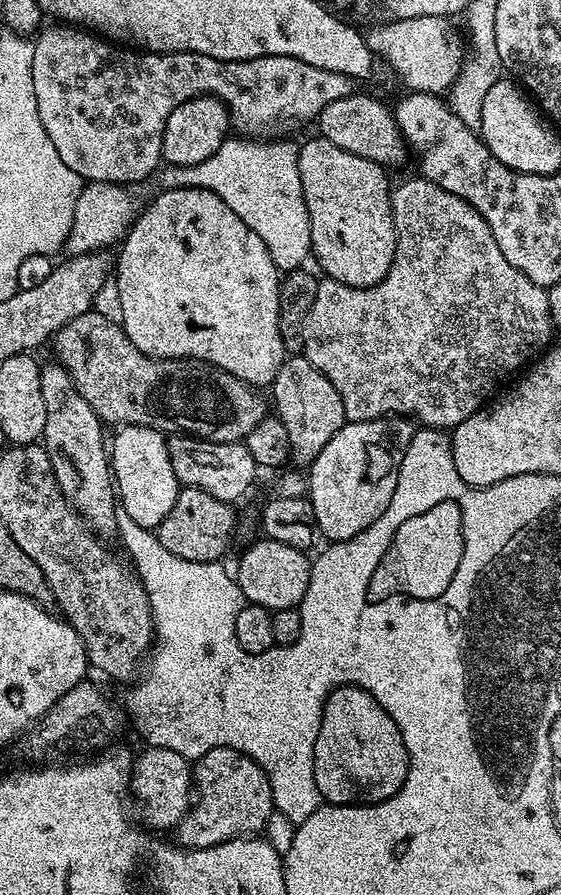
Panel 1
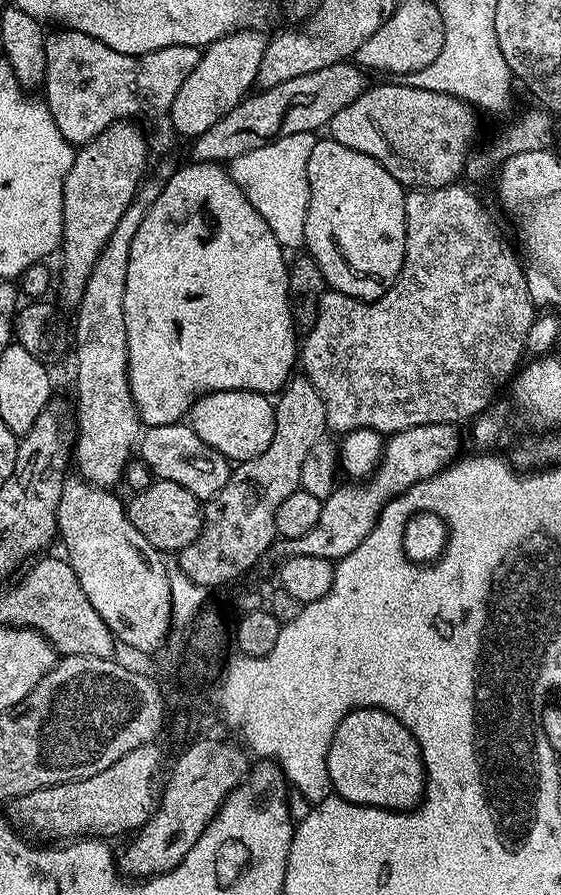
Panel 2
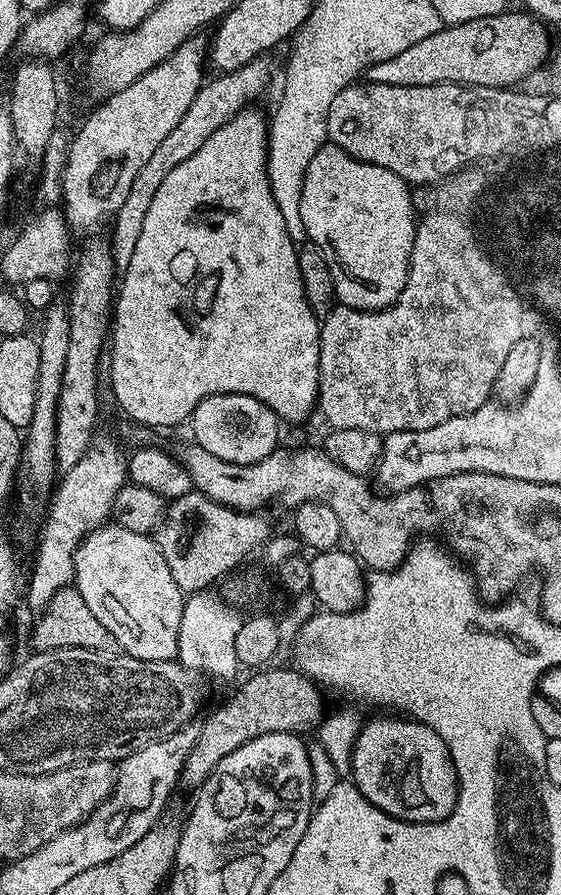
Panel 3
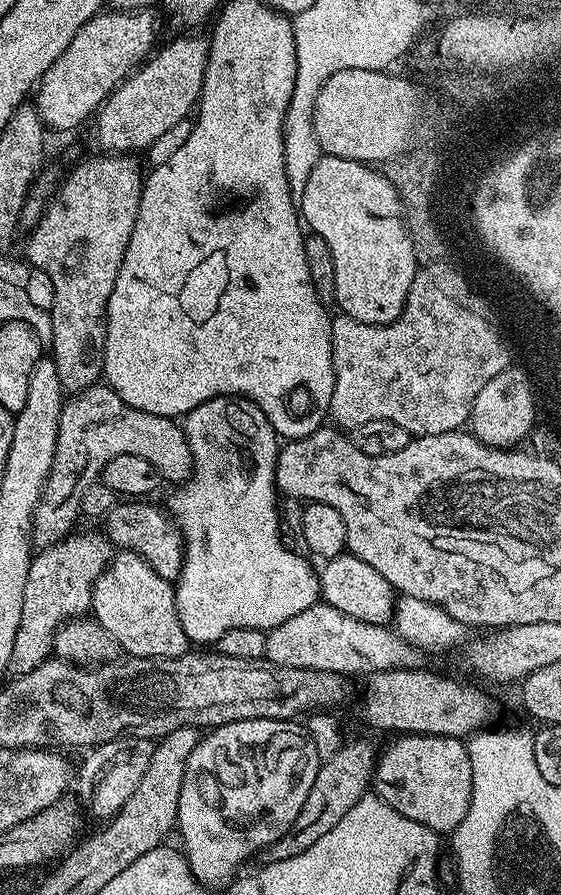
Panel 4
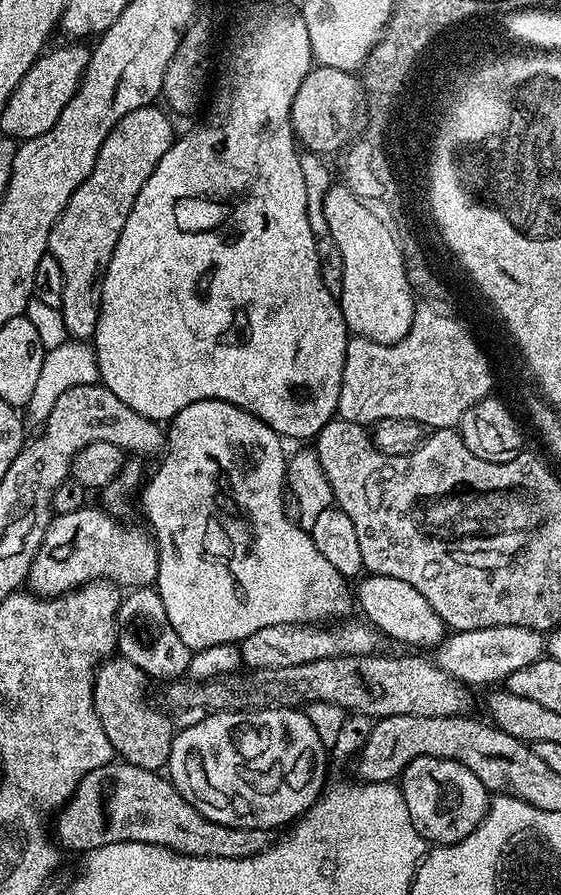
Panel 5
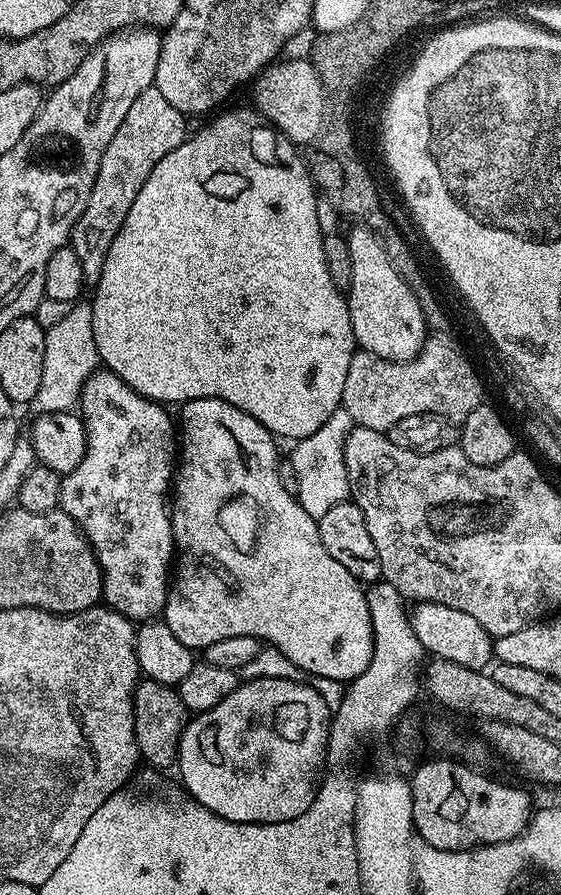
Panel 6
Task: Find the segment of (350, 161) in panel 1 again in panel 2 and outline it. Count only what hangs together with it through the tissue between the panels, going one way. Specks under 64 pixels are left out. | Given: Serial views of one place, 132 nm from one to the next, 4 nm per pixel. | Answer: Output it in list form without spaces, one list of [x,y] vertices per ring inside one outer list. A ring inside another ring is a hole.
[[[331,138],[317,139],[314,150],[310,150],[308,163],[308,185],[310,202],[306,214],[304,244],[307,255],[313,256],[324,275],[325,285],[331,291],[352,296],[355,300],[377,300],[392,288],[402,270],[406,254],[406,189],[386,171],[374,158],[342,146],[342,142]]]

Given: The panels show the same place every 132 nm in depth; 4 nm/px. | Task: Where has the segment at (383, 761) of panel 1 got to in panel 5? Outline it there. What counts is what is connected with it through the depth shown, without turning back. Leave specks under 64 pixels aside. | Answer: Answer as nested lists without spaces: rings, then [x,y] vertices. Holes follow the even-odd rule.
[[[414,758],[410,766],[398,777],[400,792],[410,810],[414,830],[436,846],[457,844],[479,826],[488,813],[490,793],[487,788],[462,766],[453,760],[442,758]]]

